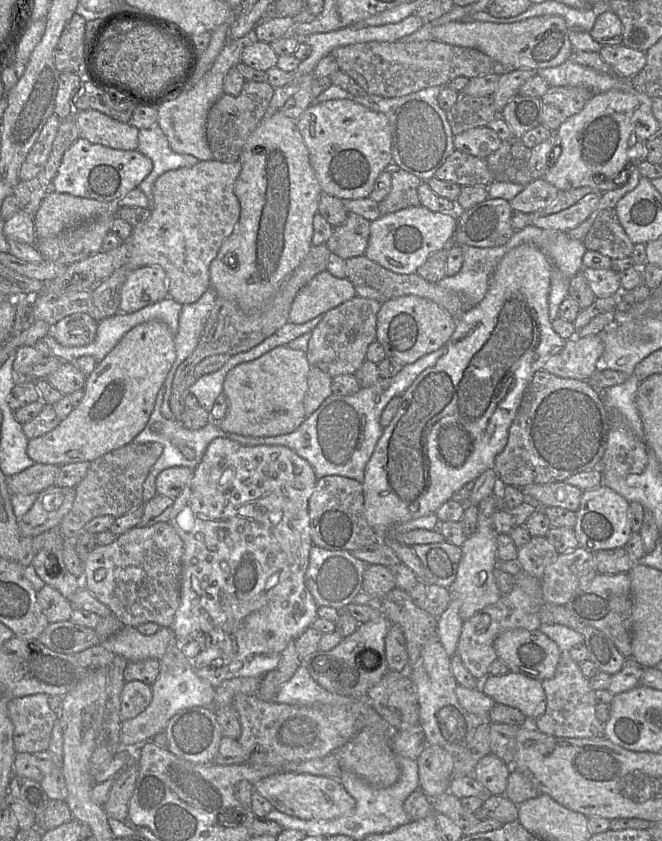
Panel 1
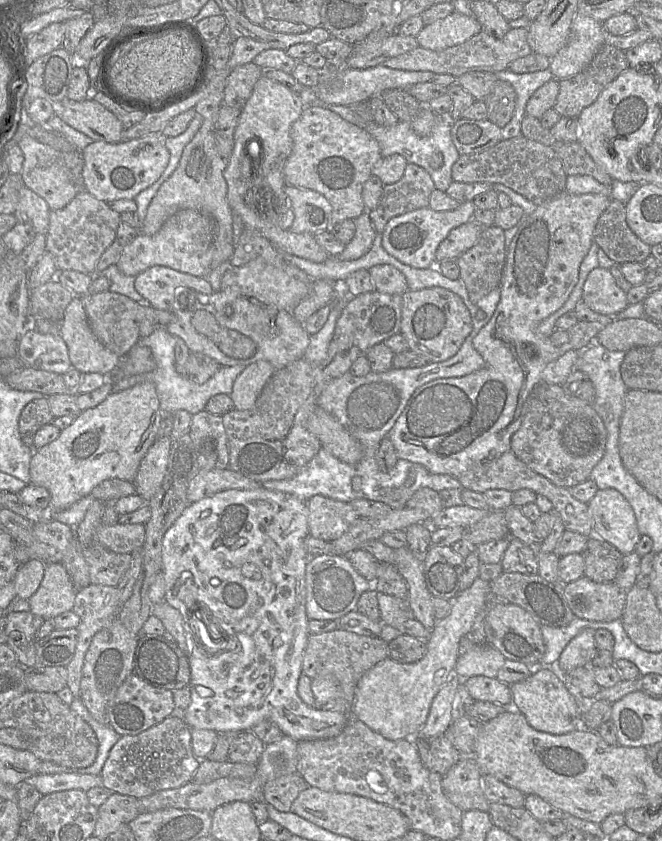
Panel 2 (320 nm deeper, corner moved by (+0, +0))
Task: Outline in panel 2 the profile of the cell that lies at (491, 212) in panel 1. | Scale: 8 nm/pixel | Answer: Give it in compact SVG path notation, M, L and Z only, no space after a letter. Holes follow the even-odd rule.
M473 219L452 229L437 248L435 262L439 263L444 260L456 261L460 255L478 241L483 229L484 227Z

